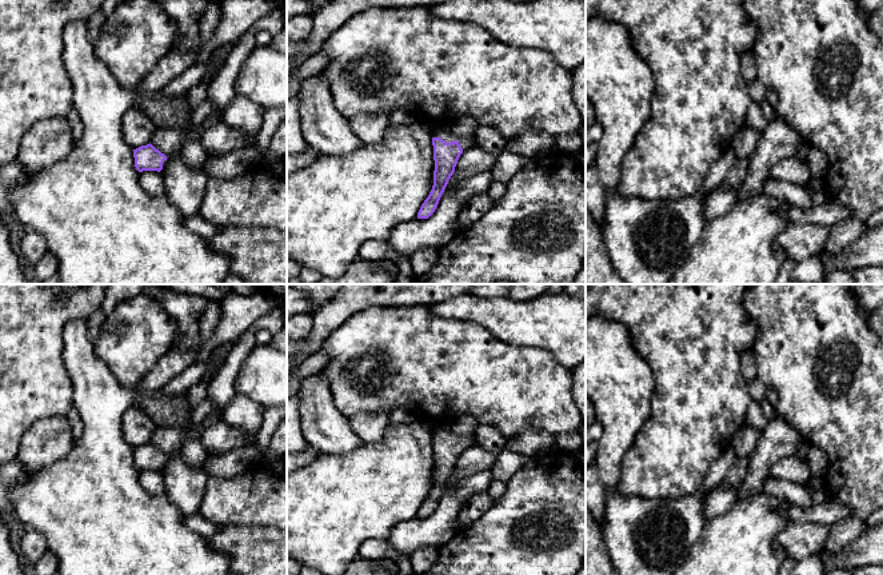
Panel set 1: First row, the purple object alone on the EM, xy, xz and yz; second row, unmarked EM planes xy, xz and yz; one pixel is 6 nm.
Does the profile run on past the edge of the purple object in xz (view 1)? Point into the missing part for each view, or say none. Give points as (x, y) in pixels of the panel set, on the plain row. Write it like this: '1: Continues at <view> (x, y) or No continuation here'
1: Continues at xz (444, 431)

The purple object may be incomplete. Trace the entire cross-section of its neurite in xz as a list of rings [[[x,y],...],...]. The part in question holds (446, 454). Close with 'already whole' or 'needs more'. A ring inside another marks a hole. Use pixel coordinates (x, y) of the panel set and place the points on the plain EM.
[[[443,424],[432,432],[432,444],[435,459],[433,484],[417,511],[417,518],[428,518],[435,511],[460,454],[474,446],[475,440],[474,435],[456,435],[448,424]]] | needs more

